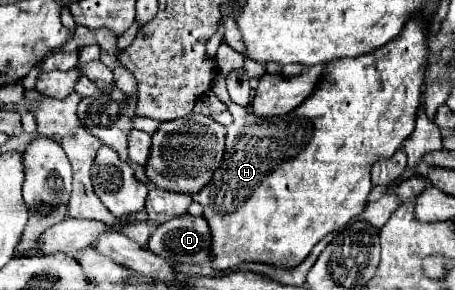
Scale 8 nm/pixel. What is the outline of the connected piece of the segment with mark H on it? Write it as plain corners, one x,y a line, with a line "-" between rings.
410,19
406,31
402,31
398,39
372,51
368,57
332,61
316,91
300,107
288,115
260,121
250,121
248,109
230,101
226,79
220,73
214,79
212,91
228,105
234,123
226,127
222,165
214,171
210,183
192,195
192,199
202,205
202,217
210,227
212,269
226,271
250,261
292,269
306,259
322,237
334,229
342,229
350,219
360,215
366,209
372,189
372,165
380,159
390,159
414,131
426,61
426,23

